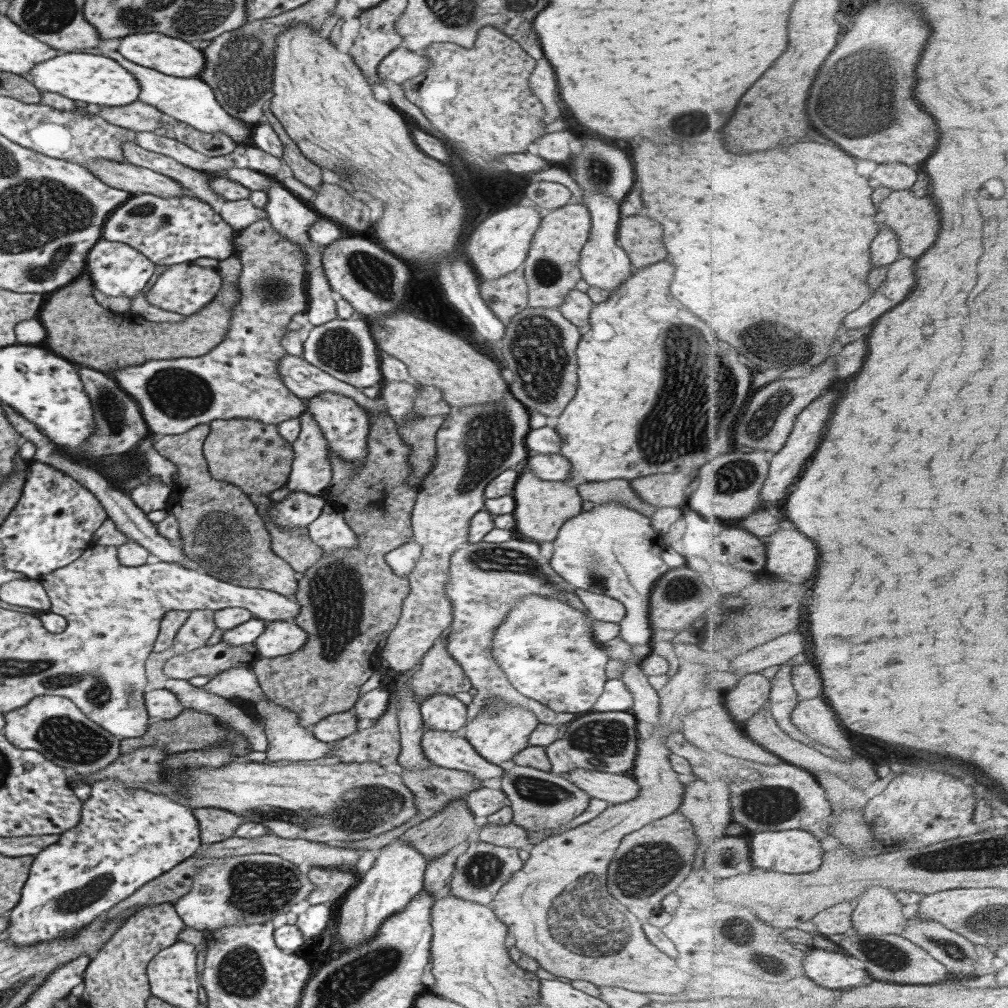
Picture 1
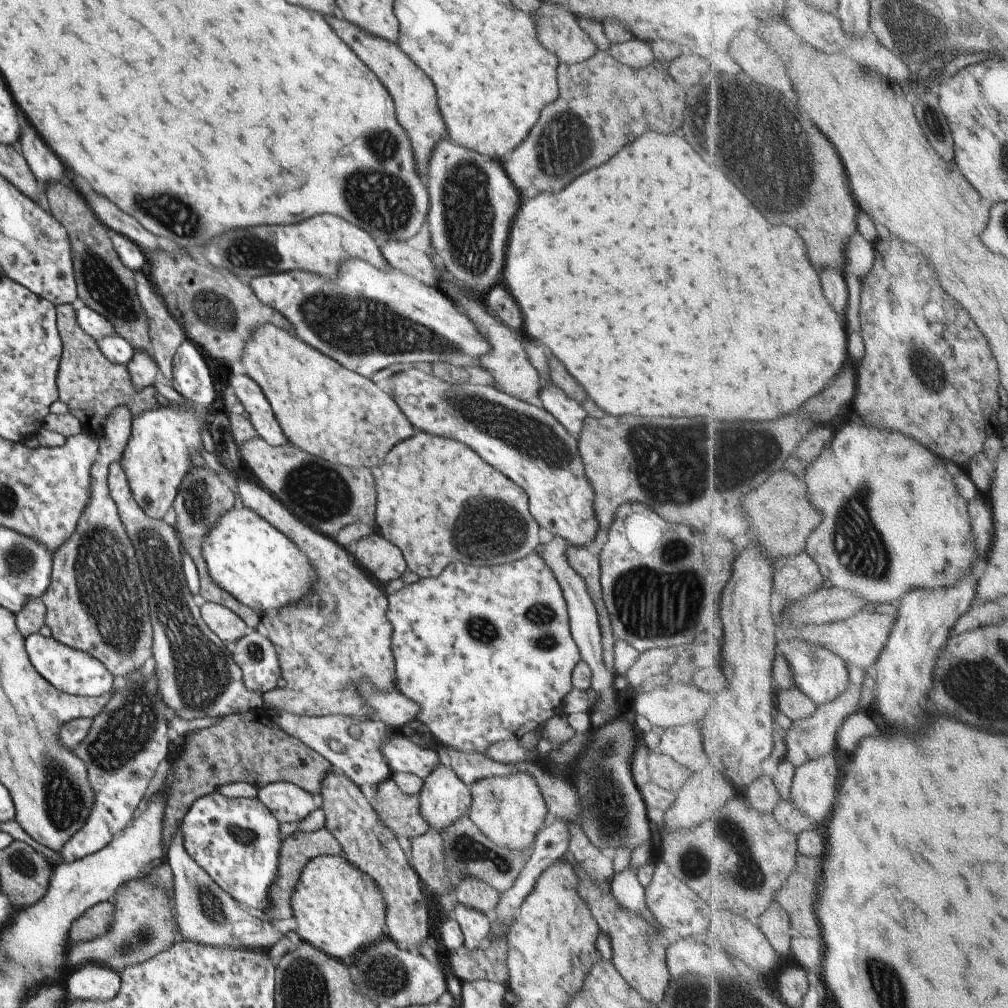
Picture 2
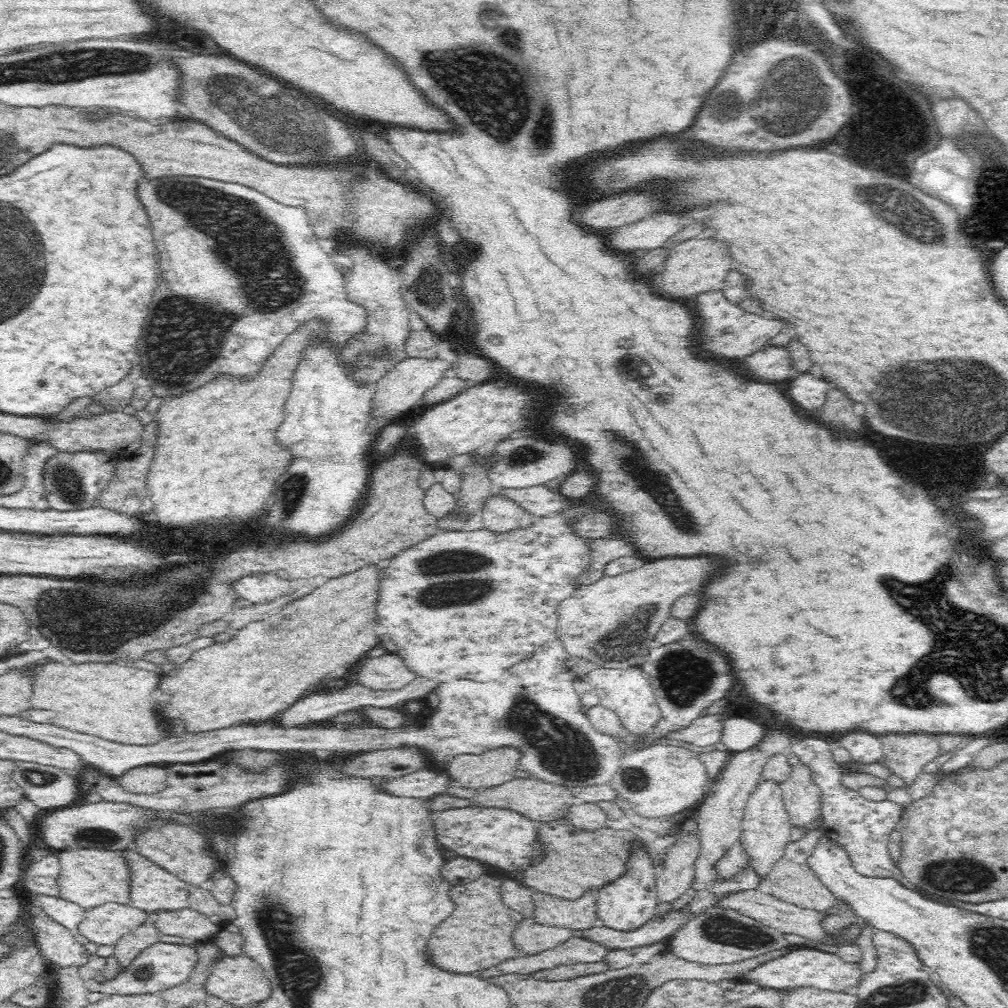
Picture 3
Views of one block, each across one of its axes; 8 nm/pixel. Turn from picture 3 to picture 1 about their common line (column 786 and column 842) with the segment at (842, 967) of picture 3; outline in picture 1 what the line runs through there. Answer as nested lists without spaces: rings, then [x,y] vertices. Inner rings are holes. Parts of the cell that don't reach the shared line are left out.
[[[814,949],[805,957],[808,976],[838,991],[869,985],[876,980],[866,968],[856,968],[852,957],[837,951]]]

